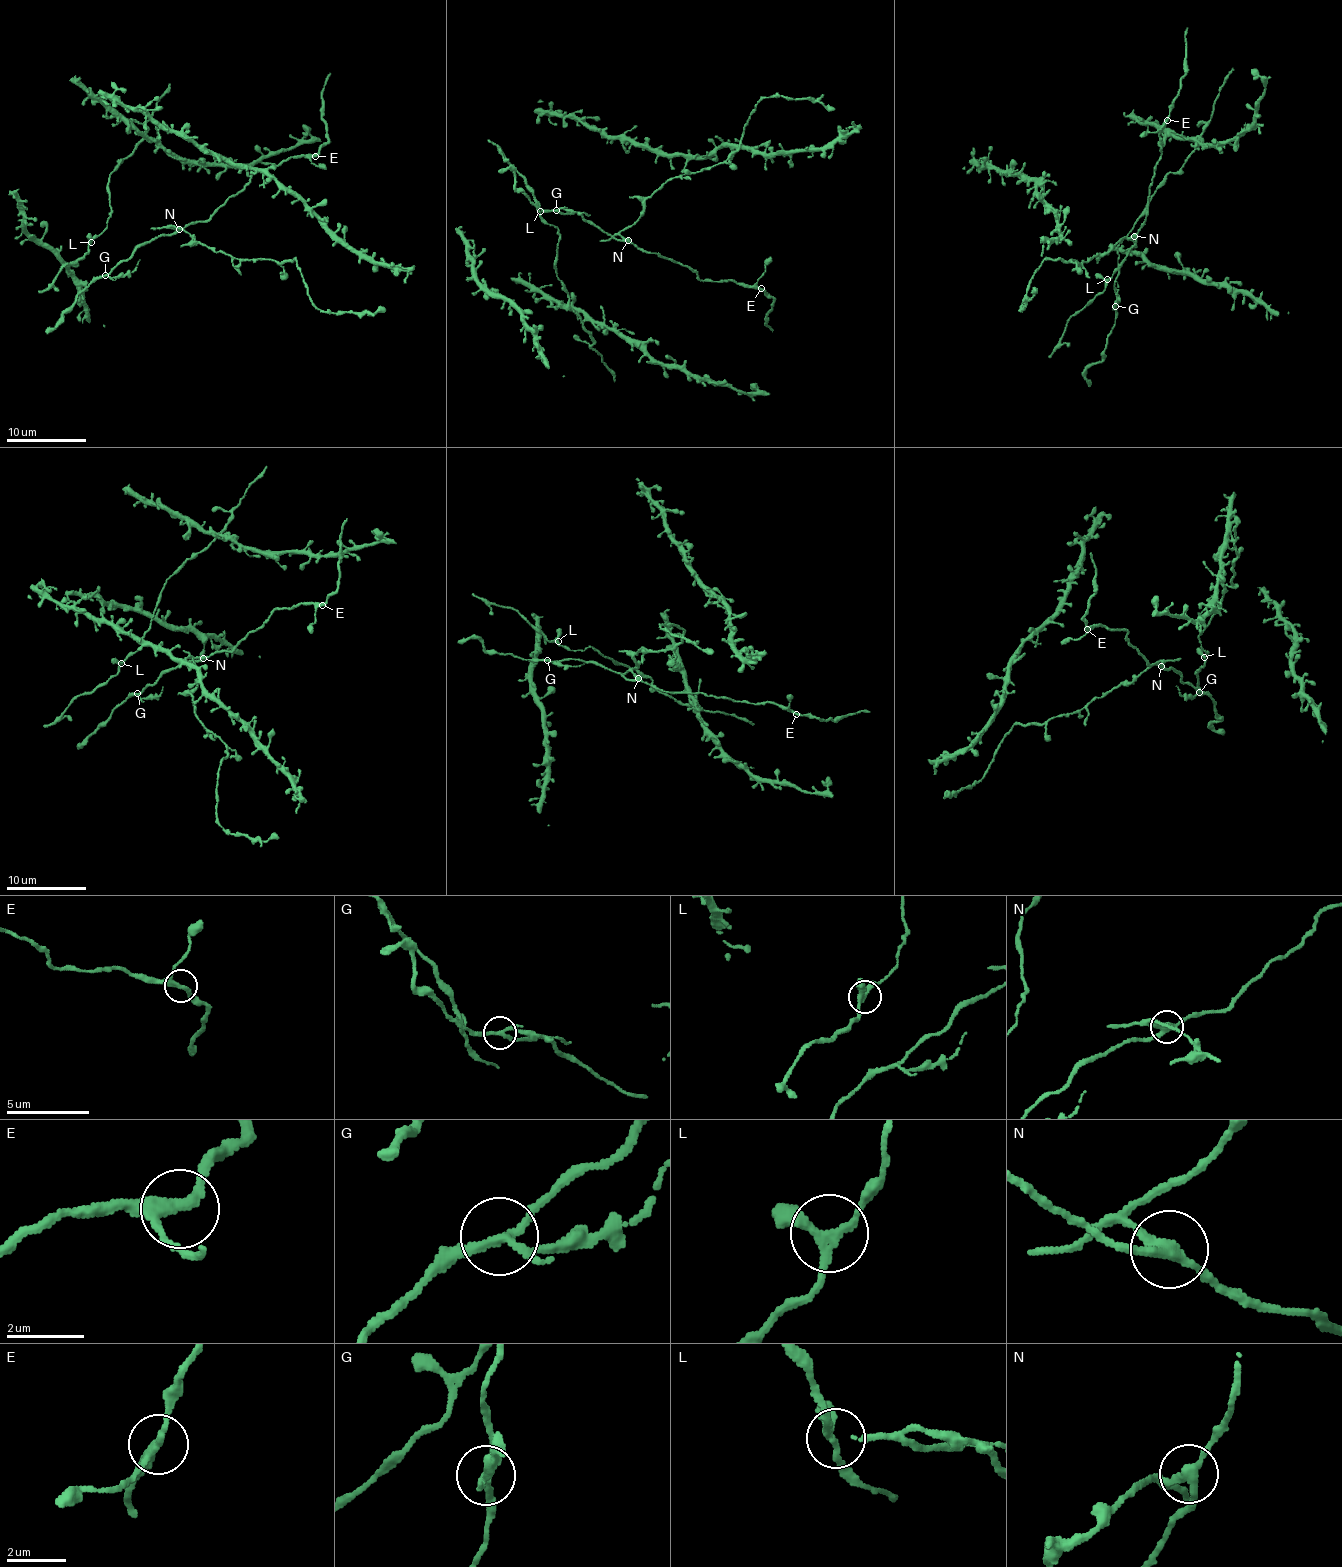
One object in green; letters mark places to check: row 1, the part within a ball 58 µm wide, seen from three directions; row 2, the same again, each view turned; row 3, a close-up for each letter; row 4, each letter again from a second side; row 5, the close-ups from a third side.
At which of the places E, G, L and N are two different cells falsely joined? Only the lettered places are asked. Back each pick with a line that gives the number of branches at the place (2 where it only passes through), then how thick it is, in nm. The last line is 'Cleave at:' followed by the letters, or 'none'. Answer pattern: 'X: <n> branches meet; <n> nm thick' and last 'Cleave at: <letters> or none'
G: 3 branches meet; 190 nm thick
N: 3 branches meet; 280 nm thick
Cleave at: G, N

